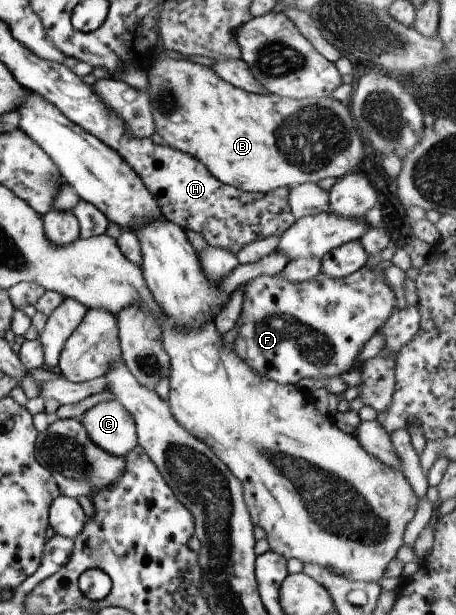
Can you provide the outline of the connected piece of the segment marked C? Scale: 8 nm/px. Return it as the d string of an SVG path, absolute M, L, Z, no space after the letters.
M116 400L101 402L85 411L83 427L89 439L102 450L117 457L136 447L137 434L128 411Z

